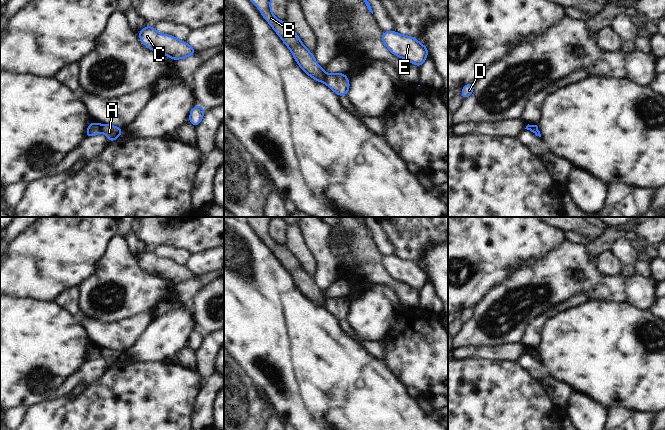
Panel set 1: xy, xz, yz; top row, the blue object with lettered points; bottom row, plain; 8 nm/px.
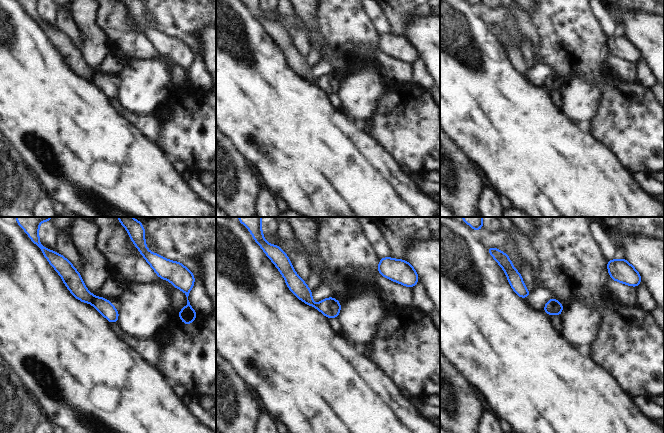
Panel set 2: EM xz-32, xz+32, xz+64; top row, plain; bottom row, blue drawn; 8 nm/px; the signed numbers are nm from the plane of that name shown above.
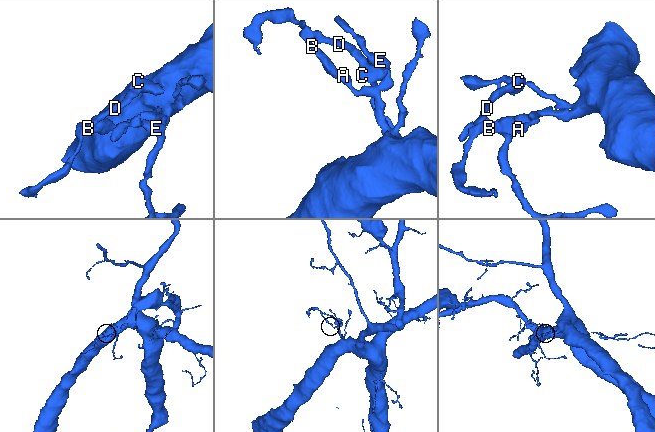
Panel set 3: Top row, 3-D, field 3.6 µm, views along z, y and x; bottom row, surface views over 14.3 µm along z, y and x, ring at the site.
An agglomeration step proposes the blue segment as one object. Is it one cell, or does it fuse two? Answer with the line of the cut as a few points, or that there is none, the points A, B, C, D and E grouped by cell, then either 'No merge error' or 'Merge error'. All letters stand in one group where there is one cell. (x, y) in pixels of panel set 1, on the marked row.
Split along xy (100, 125), (101, 131). Groups: A E / B C D. Merge error.

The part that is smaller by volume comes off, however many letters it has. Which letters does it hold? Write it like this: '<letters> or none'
B, C, D

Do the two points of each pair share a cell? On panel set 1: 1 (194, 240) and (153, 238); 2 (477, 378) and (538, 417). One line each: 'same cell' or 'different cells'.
1: same cell
2: same cell

